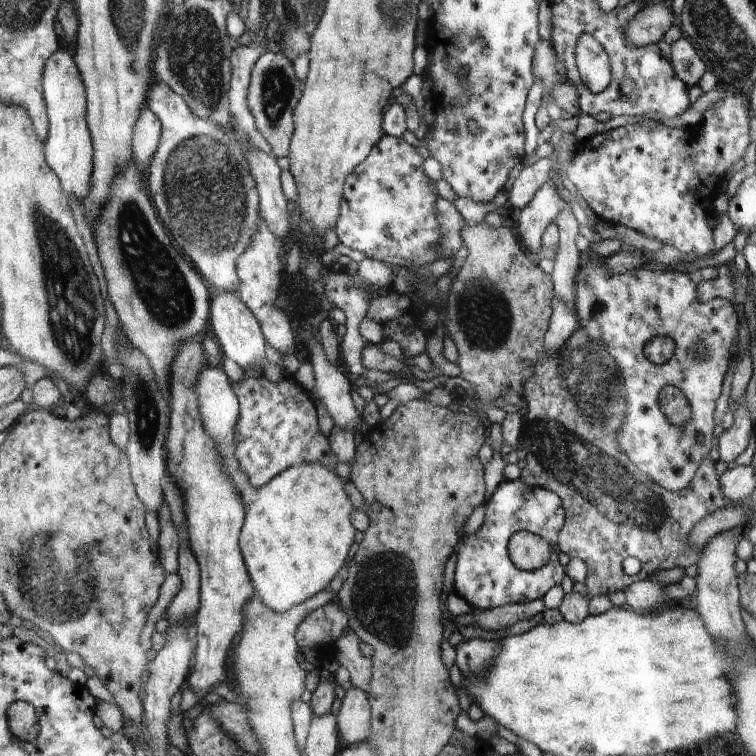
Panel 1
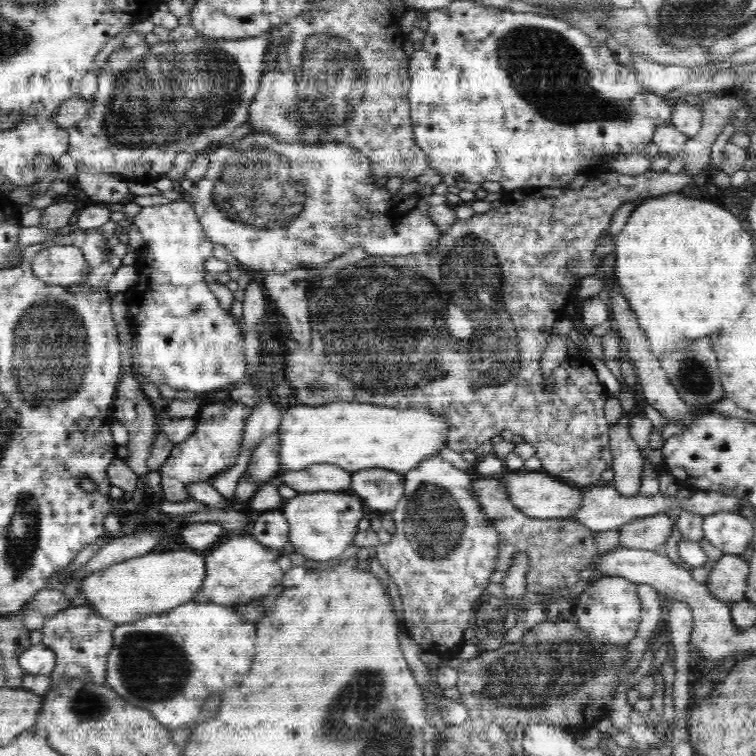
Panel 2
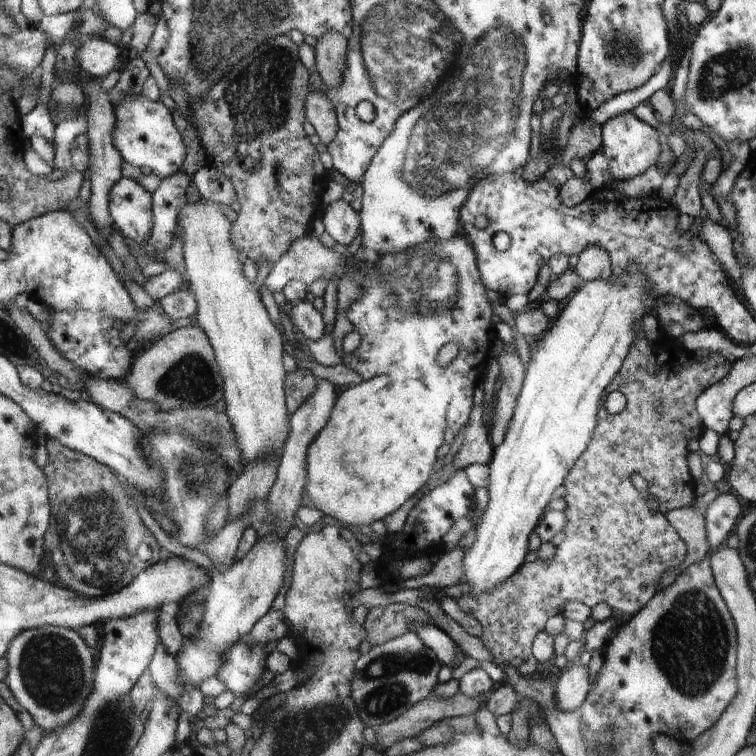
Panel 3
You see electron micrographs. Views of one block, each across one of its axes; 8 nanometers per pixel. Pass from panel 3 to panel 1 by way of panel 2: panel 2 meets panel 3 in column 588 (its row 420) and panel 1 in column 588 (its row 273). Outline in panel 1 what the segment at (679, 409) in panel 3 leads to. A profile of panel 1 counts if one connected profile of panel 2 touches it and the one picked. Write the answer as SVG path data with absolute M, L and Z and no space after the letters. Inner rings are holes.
M578 326L576 334L568 338L558 354L544 352L540 361L534 364L534 374L524 380L521 396L527 406L517 447L524 448L527 464L520 478L528 485L551 489L562 501L566 522L556 544L558 550L571 558L580 558L586 564L587 575L583 583L589 598L598 594L609 596L614 592L622 592L631 583L646 580L660 570L696 564L701 552L688 544L692 528L707 515L712 515L712 512L738 506L739 502L728 500L723 490L720 490L712 458L704 459L690 486L678 492L662 488L636 468L636 464L620 449L618 442L618 430L622 428L628 406L622 368L608 352L608 346L601 340L591 340L584 327ZM627 556L640 560L641 568L635 575L626 575L622 569L622 561Z

